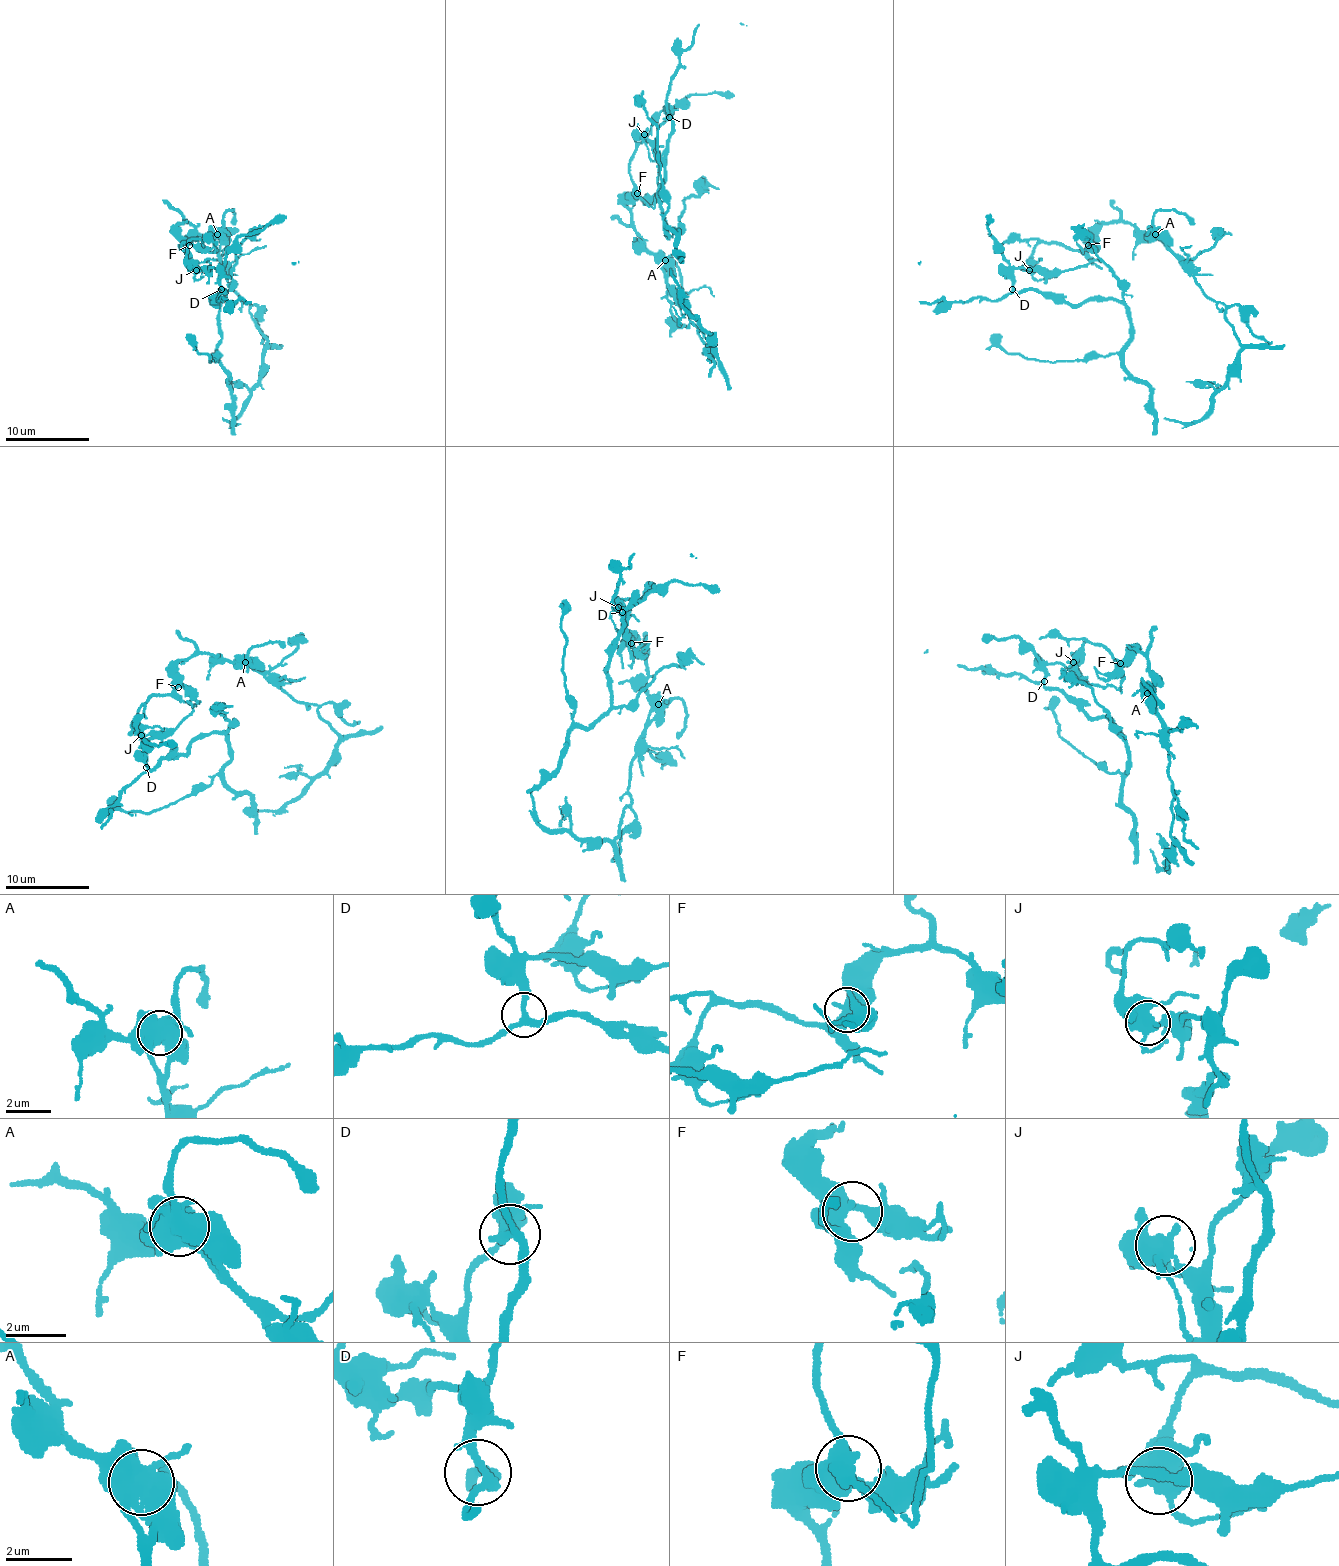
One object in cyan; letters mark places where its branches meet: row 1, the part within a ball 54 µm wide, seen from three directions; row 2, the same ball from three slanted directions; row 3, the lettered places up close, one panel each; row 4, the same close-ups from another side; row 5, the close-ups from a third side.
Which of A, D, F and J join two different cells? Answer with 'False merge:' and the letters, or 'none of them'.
False merge: A, J

